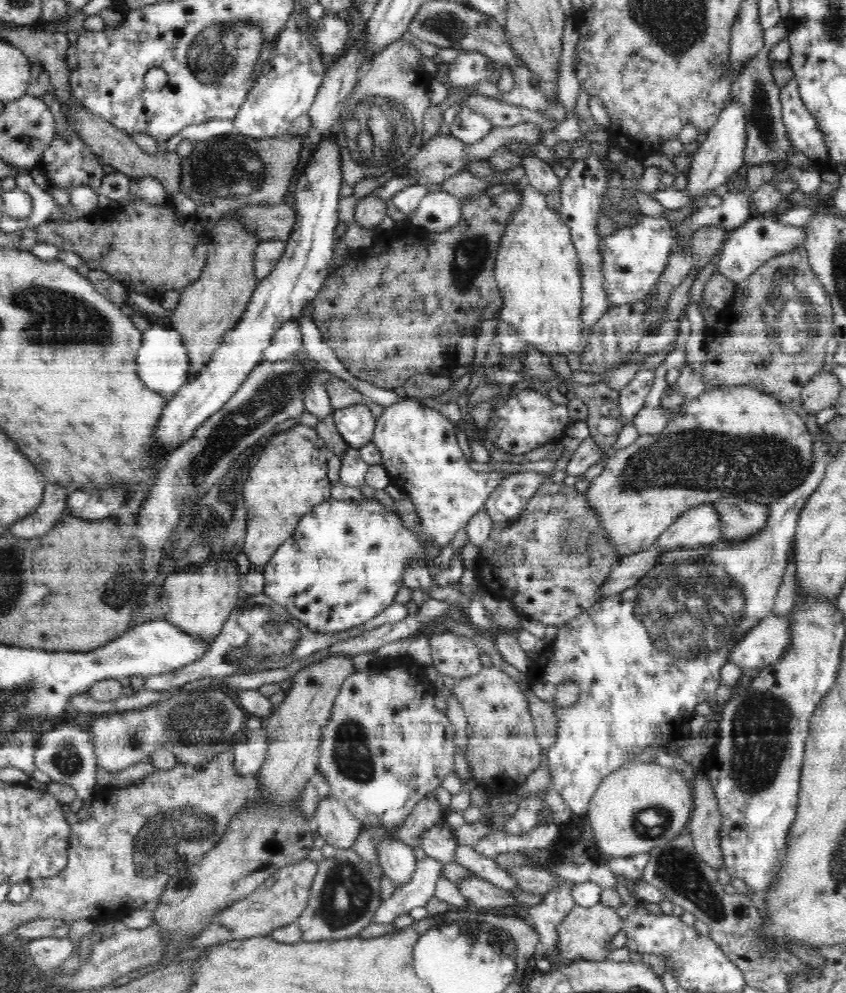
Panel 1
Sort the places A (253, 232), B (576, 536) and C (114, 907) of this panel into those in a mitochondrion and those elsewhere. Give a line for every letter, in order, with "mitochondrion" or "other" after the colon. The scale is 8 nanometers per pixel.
A: other
B: mitochondrion
C: other

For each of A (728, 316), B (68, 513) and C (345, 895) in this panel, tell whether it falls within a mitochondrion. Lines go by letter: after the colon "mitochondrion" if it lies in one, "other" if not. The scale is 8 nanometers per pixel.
A: other
B: other
C: mitochondrion

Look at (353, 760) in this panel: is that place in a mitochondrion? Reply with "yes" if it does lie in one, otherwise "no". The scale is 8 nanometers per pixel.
yes

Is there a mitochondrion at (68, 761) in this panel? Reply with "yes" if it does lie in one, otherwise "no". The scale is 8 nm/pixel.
yes

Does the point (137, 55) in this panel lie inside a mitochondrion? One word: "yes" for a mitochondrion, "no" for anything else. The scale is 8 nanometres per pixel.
no

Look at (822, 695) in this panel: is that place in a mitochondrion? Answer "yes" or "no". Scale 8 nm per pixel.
no

